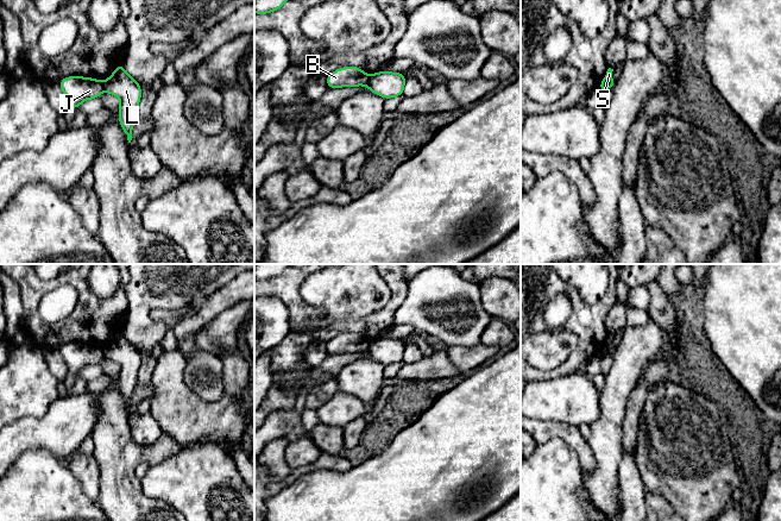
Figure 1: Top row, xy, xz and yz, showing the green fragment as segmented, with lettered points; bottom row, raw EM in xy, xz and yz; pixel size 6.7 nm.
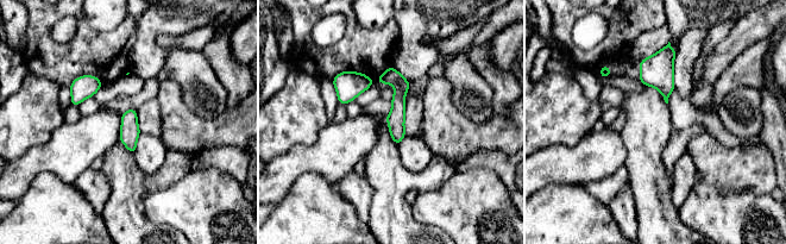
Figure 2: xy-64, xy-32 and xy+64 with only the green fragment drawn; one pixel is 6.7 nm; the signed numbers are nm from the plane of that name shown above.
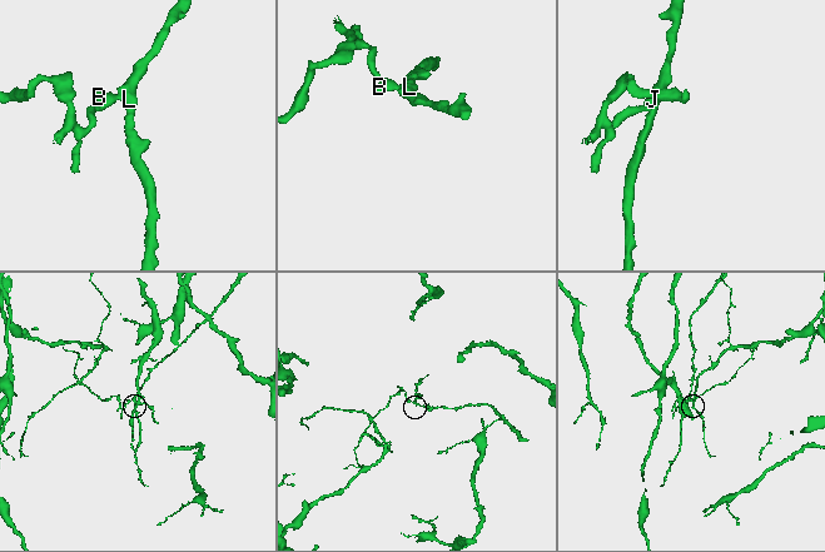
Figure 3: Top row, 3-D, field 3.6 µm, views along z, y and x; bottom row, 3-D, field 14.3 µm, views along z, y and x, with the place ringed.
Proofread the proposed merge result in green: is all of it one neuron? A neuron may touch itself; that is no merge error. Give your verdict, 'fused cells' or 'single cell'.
fused cells

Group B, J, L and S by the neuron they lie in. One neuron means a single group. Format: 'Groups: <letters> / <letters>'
Groups: B J / L S

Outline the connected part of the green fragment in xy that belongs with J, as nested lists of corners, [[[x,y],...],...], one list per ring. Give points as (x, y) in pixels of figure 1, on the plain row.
[[[69,343],[58,349],[68,365],[68,372],[75,376],[87,365],[99,364],[105,357],[102,349],[93,344]]]

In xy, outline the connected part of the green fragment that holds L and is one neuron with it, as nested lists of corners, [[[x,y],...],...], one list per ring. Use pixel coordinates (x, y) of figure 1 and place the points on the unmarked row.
[[[119,331],[112,343],[102,351],[106,358],[119,363],[121,366],[119,387],[128,409],[131,409],[133,404],[132,394],[137,387],[138,371],[141,364],[140,351],[127,340],[122,331]]]

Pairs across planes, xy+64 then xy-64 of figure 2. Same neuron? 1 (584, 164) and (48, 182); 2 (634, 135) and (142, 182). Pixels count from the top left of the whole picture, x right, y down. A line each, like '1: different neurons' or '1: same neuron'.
1: different neurons
2: same neuron

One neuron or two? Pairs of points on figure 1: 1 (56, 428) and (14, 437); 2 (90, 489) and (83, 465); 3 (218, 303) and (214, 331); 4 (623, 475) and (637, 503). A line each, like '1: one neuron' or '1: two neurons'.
1: one neuron
2: one neuron
3: two neurons
4: one neuron

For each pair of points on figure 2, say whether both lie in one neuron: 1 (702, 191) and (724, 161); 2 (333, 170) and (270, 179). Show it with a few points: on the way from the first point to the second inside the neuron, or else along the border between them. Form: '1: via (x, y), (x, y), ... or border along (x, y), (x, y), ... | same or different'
1: border along (700, 181), (715, 186), (723, 193), (734, 192) | different
2: via (318, 164), (291, 164), (285, 169) | same

